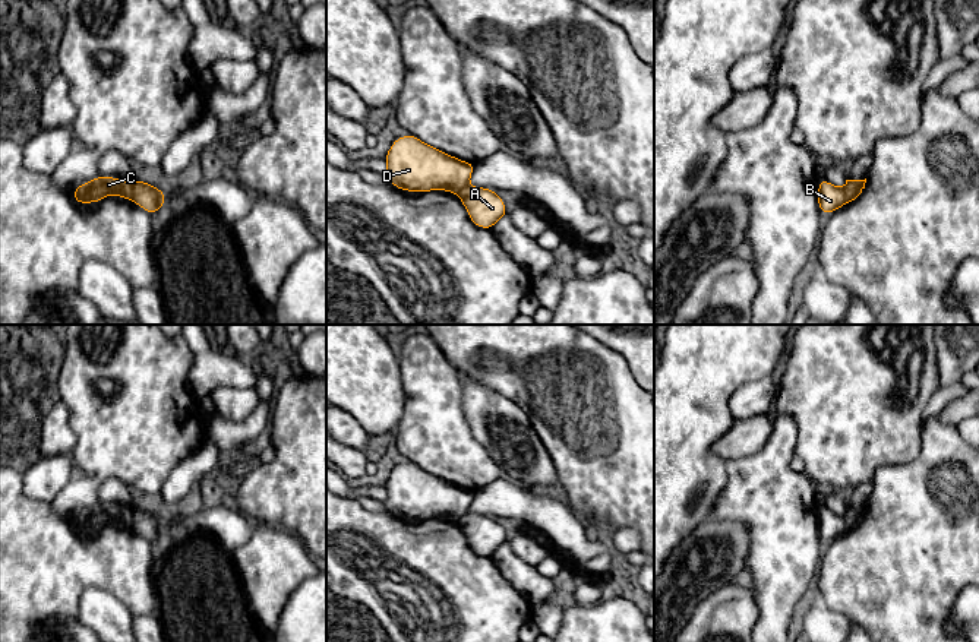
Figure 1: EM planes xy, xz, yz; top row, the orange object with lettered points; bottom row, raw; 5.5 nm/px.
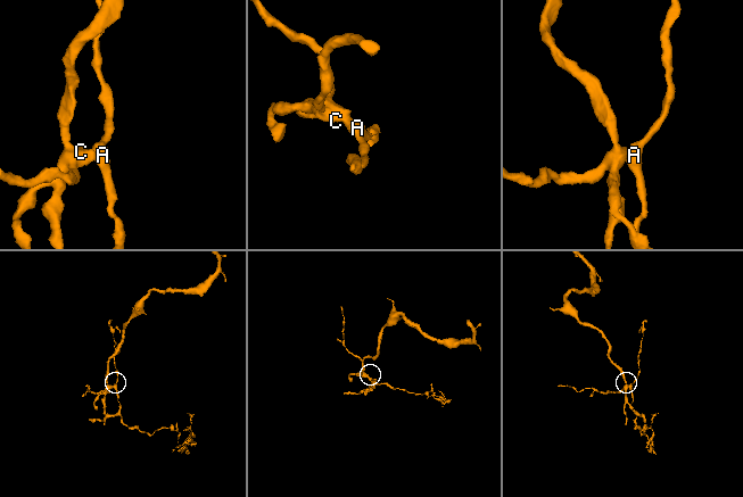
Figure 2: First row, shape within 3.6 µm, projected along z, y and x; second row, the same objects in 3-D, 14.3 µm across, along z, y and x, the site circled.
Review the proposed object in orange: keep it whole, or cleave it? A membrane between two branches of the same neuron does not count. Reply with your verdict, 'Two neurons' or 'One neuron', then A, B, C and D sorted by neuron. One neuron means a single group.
Two neurons. Groups: A / B C D

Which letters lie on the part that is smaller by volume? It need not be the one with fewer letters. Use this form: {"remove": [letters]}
{"remove": ["A"]}

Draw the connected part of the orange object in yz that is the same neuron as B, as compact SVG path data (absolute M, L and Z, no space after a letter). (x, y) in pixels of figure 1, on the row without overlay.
M825 506L818 507L818 535L821 541L836 540L844 532L844 515L839 516Z

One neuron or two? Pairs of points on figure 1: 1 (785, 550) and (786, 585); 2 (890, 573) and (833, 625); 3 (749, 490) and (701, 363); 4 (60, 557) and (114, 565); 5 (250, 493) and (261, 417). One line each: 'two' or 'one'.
1: one
2: two
3: two
4: one
5: two

